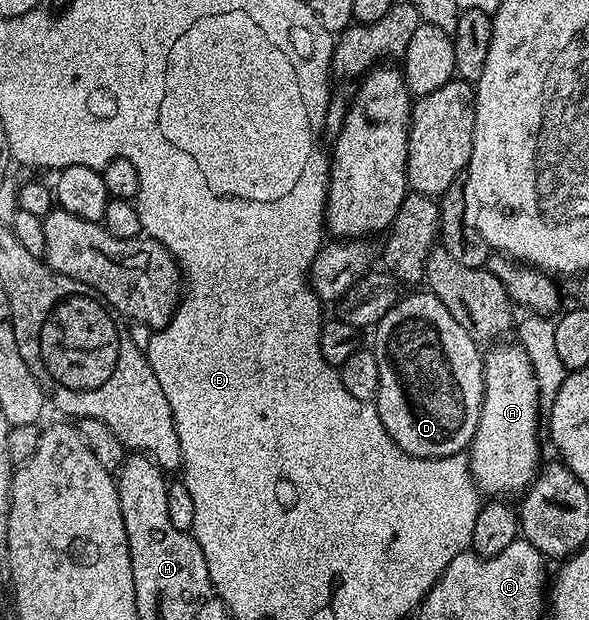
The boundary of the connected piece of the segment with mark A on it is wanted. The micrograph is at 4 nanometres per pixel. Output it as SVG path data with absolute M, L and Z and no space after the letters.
M499 342L494 345L495 348L490 353L489 351L483 358L483 405L481 406L481 414L477 422L477 430L473 434L469 445L469 463L471 466L471 477L475 480L475 487L480 493L487 498L511 498L514 492L523 494L527 491L528 486L535 480L535 474L541 467L541 459L539 460L539 428L541 432L541 416L539 420L539 407L541 401L539 399L539 383L535 377L535 367L531 364L529 354L525 354L522 344L512 342L512 344L503 344L507 342Z

